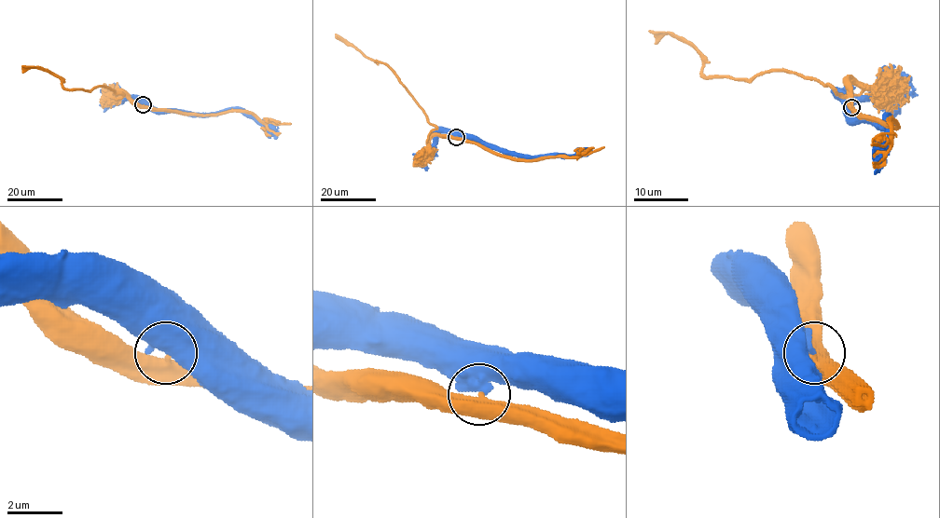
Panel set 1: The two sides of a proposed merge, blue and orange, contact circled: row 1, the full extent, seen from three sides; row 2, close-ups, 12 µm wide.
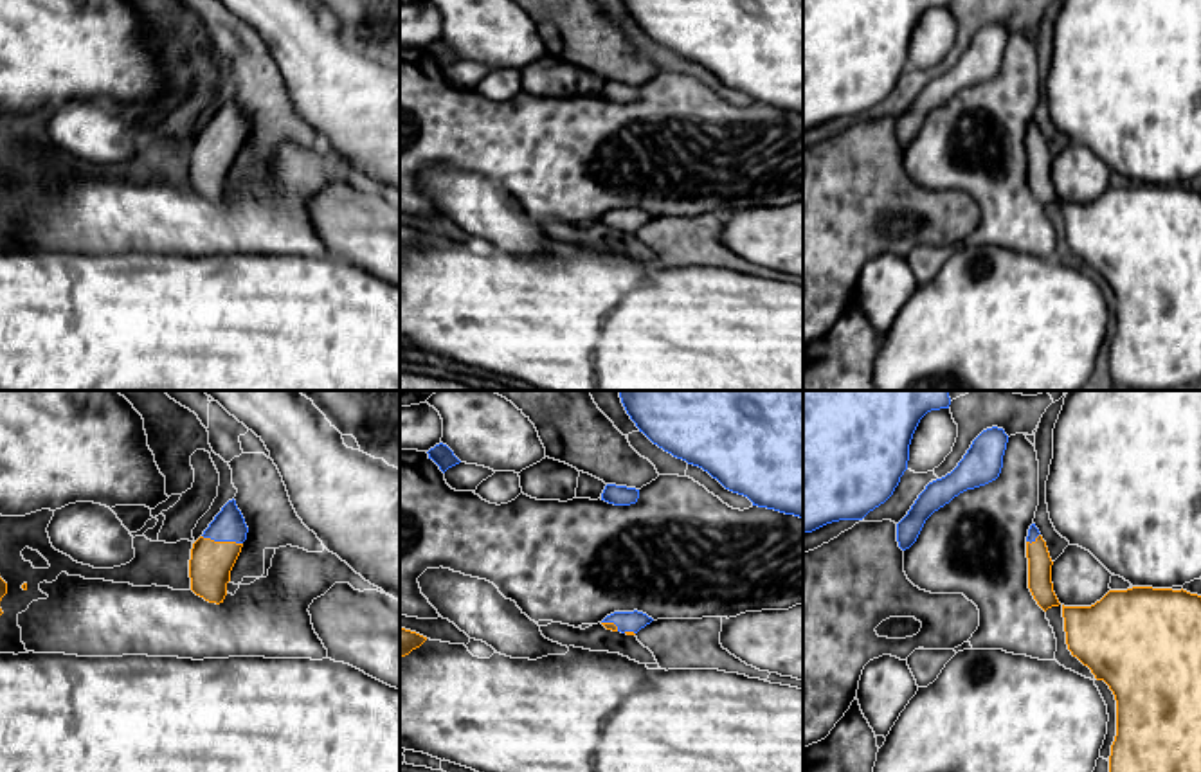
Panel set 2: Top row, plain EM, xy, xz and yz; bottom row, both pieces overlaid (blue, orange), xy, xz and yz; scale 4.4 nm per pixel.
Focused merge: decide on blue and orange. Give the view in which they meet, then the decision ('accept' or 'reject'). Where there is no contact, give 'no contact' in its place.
xy | reject

